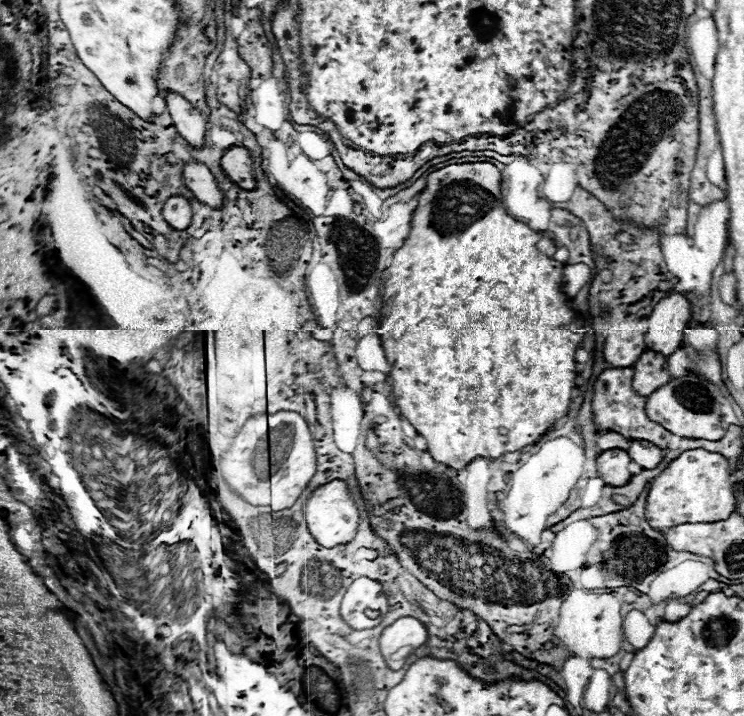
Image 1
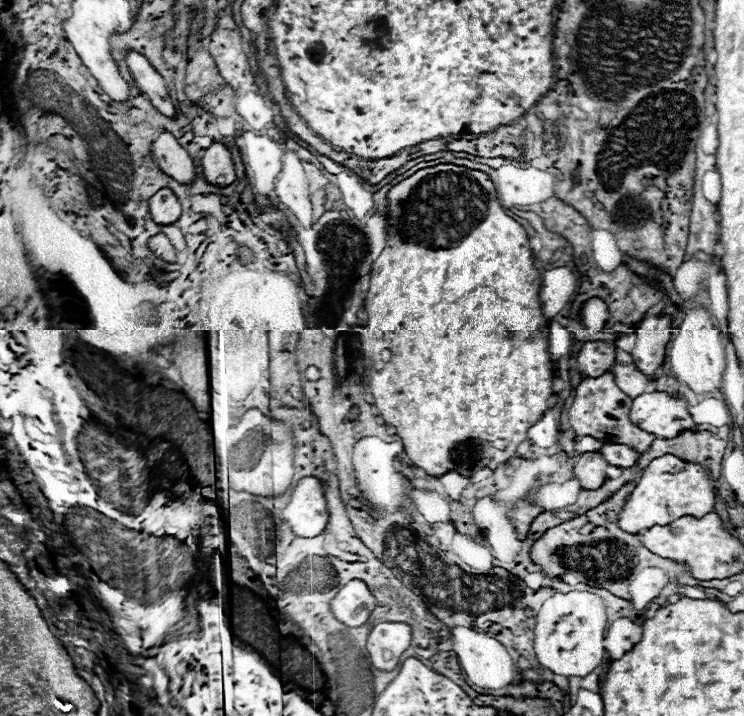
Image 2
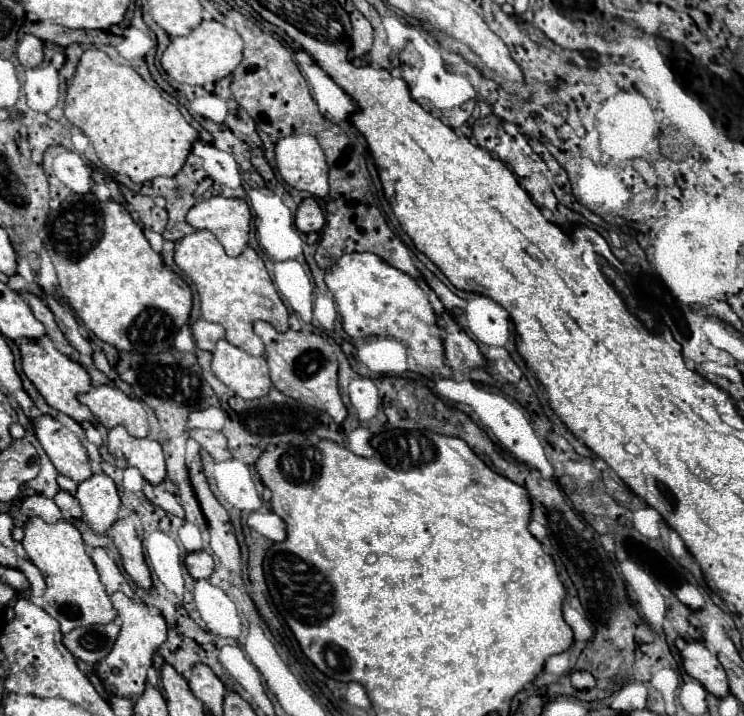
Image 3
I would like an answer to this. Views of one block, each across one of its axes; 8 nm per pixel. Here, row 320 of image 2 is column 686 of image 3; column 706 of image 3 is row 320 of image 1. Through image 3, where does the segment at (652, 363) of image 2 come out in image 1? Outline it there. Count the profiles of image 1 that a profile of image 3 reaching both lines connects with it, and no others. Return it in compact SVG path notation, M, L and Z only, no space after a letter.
M680 292L668 294L666 298L662 298L656 304L652 314L648 316L650 326L648 326L648 336L646 336L646 348L654 350L654 352L662 352L664 356L670 356L672 352L676 352L680 348L690 320L692 320L692 310L690 310L690 302L688 302L686 294L680 294Z

